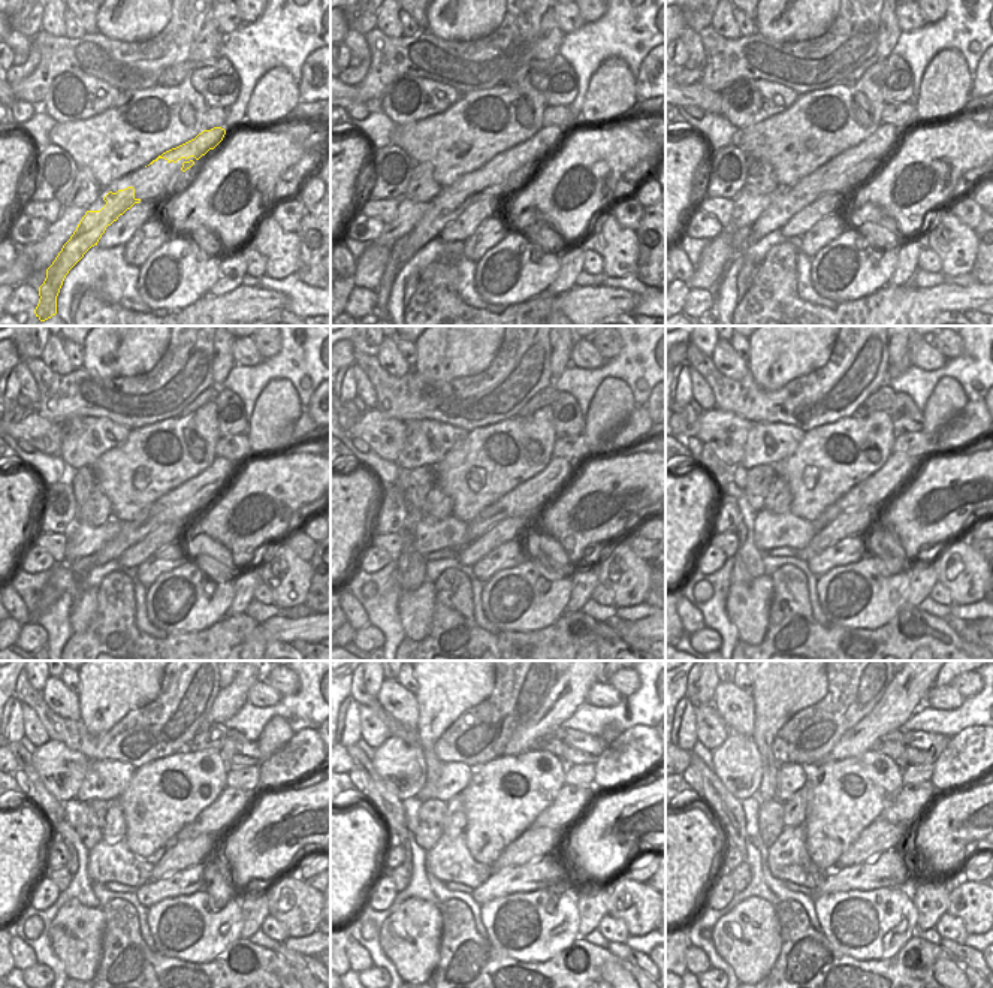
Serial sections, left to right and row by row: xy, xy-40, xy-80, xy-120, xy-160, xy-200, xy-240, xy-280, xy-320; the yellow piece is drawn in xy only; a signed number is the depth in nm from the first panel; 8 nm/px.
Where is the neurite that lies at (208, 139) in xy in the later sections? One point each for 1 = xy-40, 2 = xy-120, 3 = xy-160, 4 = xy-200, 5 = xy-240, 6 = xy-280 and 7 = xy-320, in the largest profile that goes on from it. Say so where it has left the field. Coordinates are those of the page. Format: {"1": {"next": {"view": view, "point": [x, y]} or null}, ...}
{"1": {"next": {"view": "xy-40", "point": [546, 138]}}, "2": {"next": {"view": "xy-120", "point": [204, 488]}}, "3": {"next": {"view": "xy-160", "point": [542, 486]}}, "4": {"next": {"view": "xy-200", "point": [878, 488]}}, "5": {"next": {"view": "xy-240", "point": [231, 804]}}, "6": {"next": {"view": "xy-280", "point": [569, 804]}}, "7": {"next": {"view": "xy-320", "point": [911, 800]}}}

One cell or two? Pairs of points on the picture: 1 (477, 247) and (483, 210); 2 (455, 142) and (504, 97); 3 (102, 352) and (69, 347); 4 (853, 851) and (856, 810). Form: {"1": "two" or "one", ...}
{"1": "two", "2": "one", "3": "two", "4": "two"}

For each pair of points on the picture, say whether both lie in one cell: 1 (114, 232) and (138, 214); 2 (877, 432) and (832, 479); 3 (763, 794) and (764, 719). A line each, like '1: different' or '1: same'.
1: same
2: same
3: same

